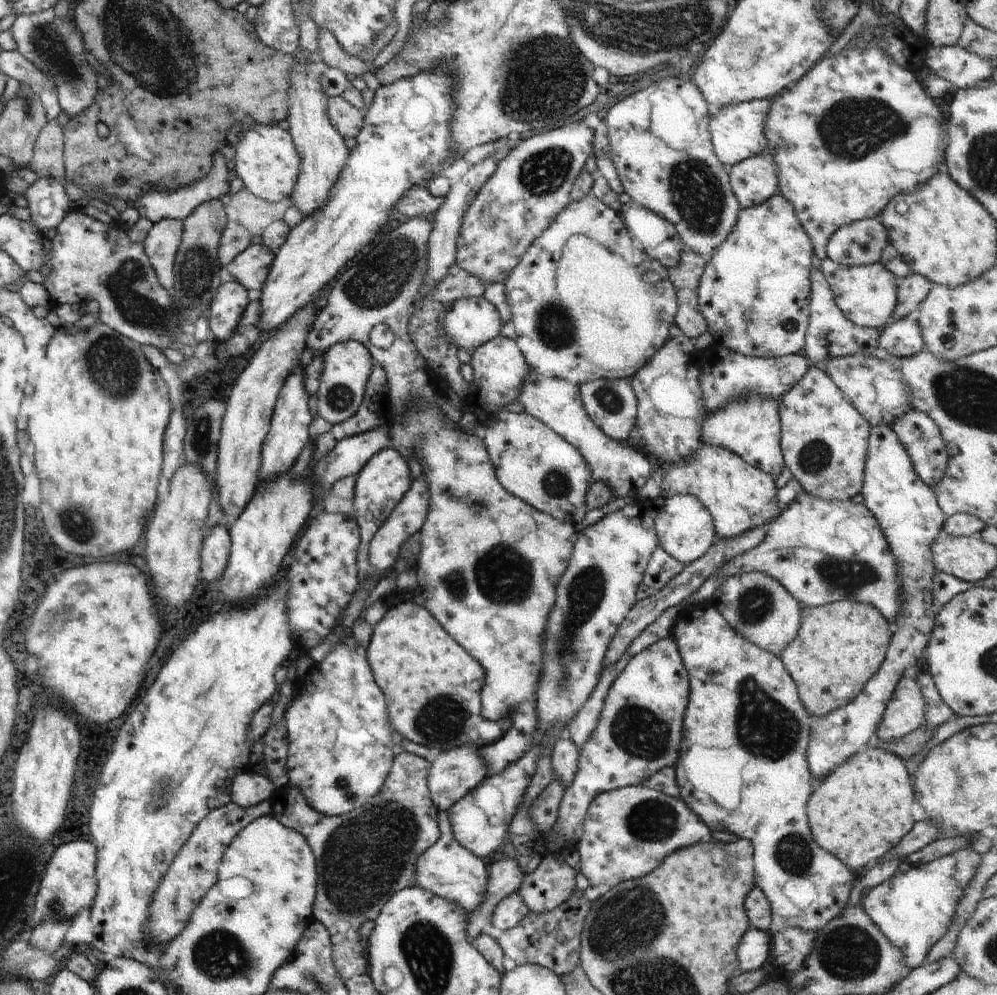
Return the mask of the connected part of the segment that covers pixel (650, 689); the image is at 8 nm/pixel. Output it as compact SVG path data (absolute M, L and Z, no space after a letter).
M672 636L657 640L630 659L606 695L598 726L579 750L575 782L564 790L556 824L544 834L543 850L547 851L540 852L556 854L563 844L578 844L587 808L596 795L640 785L653 772L677 763L690 691L688 673Z

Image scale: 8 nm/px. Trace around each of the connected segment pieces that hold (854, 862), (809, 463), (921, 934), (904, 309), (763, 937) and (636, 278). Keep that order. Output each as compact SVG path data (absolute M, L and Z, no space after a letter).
M870 747L850 755L850 758L824 778L821 785L809 796L806 812L814 842L826 852L842 861L848 868L870 867L875 860L900 842L914 826L912 804L915 794L912 774L907 771L905 762L884 749Z
M810 366L788 392L781 396L779 401L779 415L781 418L781 451L786 468L802 485L802 488L812 496L834 501L834 490L828 490L828 478L838 478L844 474L856 490L844 490L844 501L850 501L863 487L865 460L867 457L867 440L871 426L869 422L850 404L834 381L820 366Z
M959 850L932 862L918 865L905 873L893 875L875 887L867 889L861 901L863 911L874 921L880 932L906 957L906 966L915 969L926 963L928 951L946 934L953 919L958 901L981 866L981 854L974 850Z
M911 274L905 279L897 280L897 305L893 315L883 328L891 325L894 321L905 319L912 310L918 308L934 286L923 276Z
M749 928L737 948L738 968L733 972L738 973L753 971L762 968L770 958L771 937L769 932Z
M591 192L584 195L579 201L570 202L562 212L556 216L552 224L526 249L518 266L503 282L506 287L507 301L512 309L517 338L514 340L528 363L530 370L547 377L559 378L568 381L574 386L595 381L596 379L628 379L632 378L653 356L670 340L670 325L675 320L678 301L675 288L670 282L669 274L658 260L650 258L631 236L622 217Z

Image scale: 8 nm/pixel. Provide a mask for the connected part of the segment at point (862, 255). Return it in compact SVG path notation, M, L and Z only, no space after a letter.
M864 219L839 228L827 242L827 257L841 265L864 266L878 263L883 248L889 244L885 226L878 220Z

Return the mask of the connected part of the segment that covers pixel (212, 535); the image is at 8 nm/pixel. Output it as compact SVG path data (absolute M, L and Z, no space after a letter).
M218 524L211 531L205 533L200 551L201 575L204 580L220 581L228 564L231 551L229 529Z

